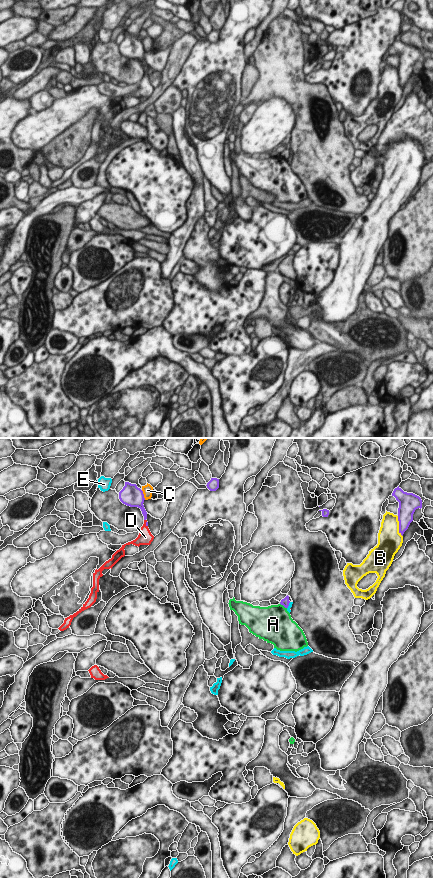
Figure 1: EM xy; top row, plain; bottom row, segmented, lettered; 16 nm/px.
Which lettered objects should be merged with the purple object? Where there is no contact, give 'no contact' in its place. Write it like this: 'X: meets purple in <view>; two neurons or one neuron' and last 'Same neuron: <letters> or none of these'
A: meets purple in xy; two neurons
B: meets purple in xy; two neurons
C: meets purple in xy; two neurons
D: meets purple in xy; one neuron
E: meets purple in xy; two neurons
Same neuron: D

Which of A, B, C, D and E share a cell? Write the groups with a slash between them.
A / B / C / D / E

